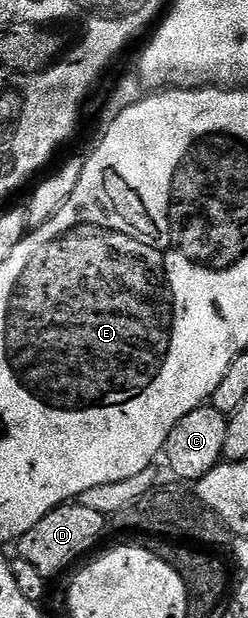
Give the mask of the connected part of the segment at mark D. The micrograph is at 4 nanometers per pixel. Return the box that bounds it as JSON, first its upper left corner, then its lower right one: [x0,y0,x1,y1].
[16,501,108,580]

